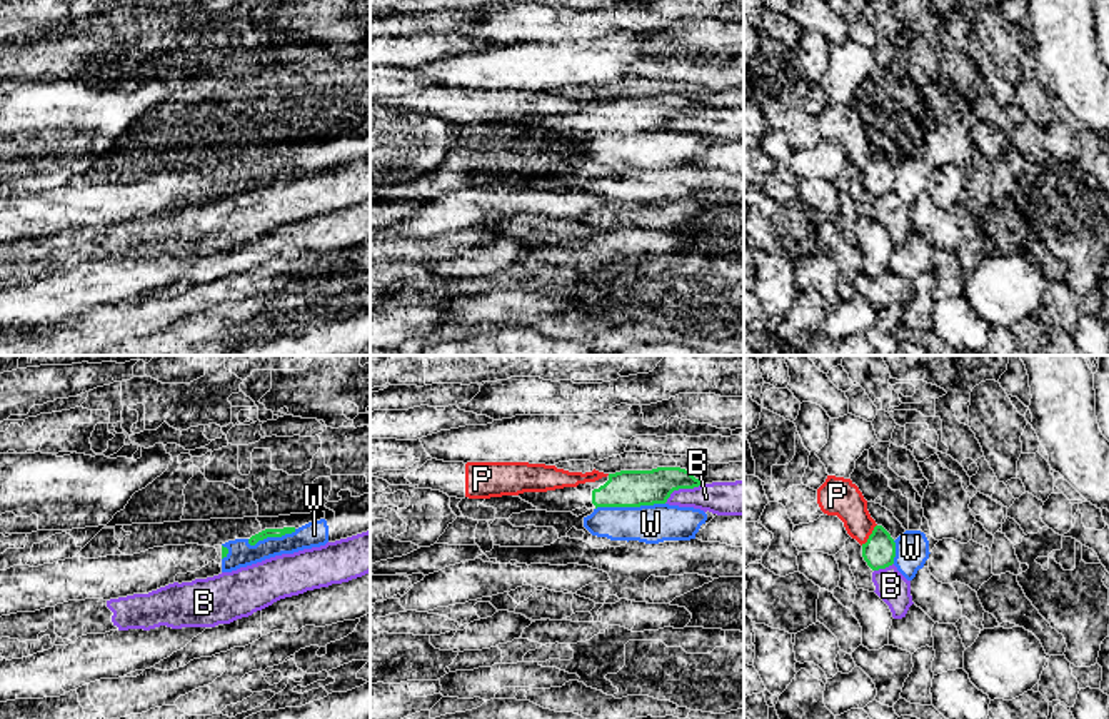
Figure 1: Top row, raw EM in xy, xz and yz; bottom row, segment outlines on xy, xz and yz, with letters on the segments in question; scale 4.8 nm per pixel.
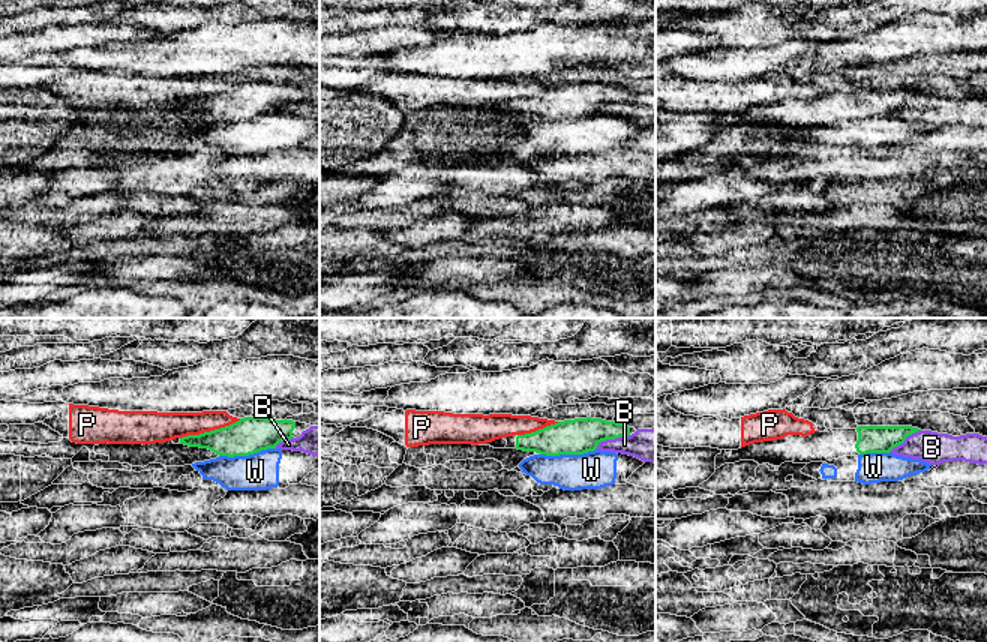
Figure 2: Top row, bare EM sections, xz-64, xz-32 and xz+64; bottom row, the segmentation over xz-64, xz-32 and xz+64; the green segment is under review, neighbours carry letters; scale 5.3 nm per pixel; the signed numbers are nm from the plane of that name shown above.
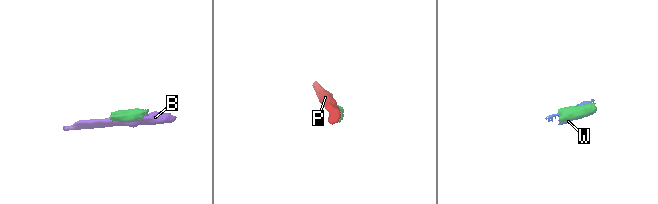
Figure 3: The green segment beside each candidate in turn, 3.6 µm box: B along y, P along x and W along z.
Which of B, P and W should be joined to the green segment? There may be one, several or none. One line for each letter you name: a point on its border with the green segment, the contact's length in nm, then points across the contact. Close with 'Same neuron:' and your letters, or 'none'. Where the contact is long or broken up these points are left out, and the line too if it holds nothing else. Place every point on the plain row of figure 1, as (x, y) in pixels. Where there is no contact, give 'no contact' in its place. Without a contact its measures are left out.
Same neuron: none

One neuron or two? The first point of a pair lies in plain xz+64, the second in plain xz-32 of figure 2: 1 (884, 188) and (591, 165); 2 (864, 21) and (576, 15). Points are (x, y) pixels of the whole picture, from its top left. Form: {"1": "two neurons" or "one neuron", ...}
{"1": "one neuron", "2": "one neuron"}

